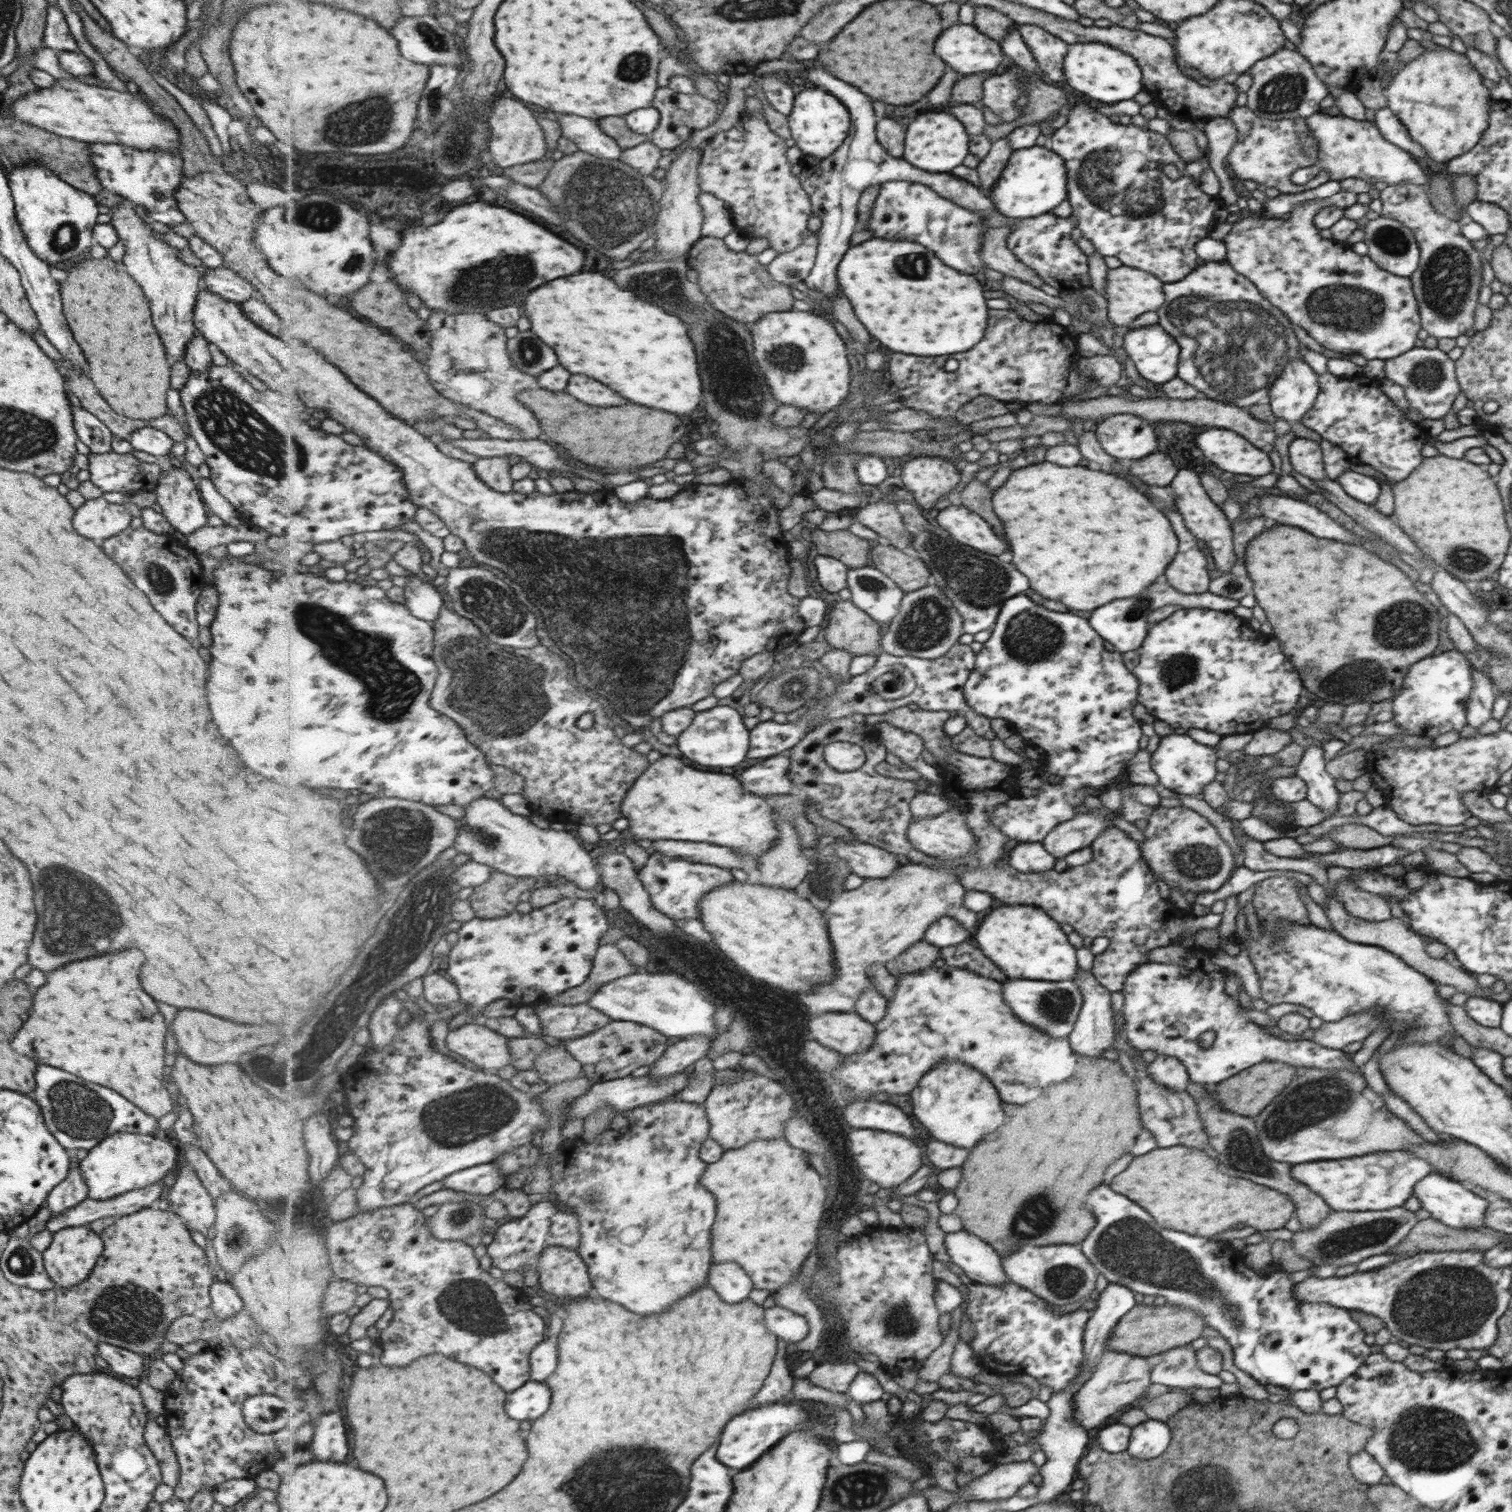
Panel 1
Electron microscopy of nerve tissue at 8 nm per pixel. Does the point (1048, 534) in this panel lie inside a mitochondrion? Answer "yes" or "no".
no

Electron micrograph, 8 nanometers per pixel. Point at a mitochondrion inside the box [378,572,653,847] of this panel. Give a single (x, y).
(477, 677)

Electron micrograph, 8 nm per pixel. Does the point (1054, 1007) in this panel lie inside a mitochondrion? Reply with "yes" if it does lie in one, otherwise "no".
yes

